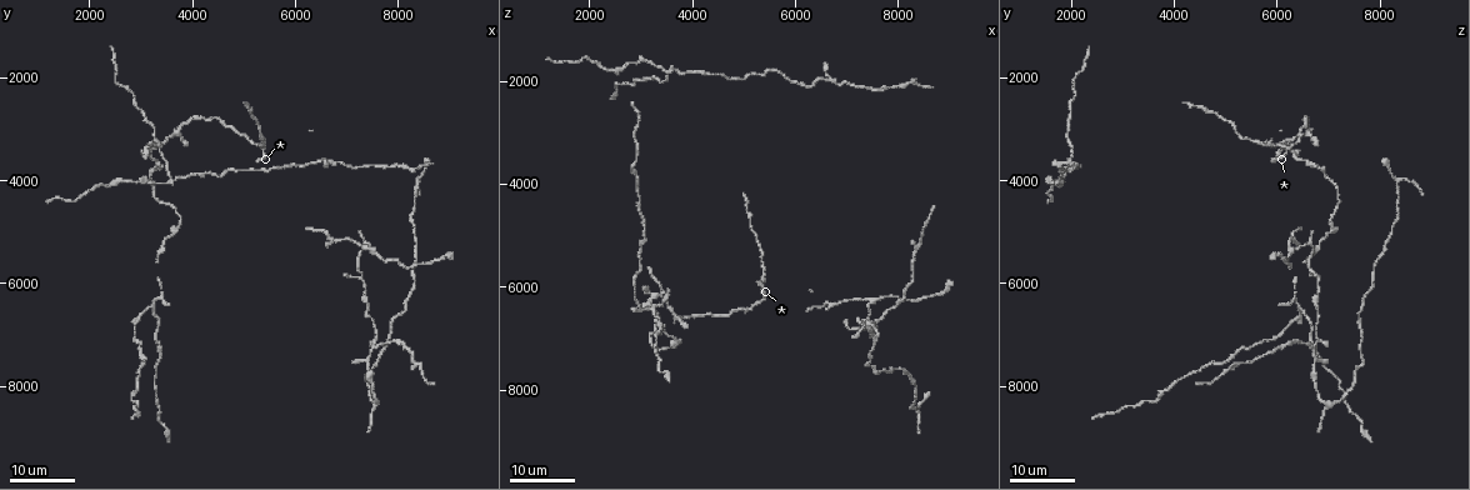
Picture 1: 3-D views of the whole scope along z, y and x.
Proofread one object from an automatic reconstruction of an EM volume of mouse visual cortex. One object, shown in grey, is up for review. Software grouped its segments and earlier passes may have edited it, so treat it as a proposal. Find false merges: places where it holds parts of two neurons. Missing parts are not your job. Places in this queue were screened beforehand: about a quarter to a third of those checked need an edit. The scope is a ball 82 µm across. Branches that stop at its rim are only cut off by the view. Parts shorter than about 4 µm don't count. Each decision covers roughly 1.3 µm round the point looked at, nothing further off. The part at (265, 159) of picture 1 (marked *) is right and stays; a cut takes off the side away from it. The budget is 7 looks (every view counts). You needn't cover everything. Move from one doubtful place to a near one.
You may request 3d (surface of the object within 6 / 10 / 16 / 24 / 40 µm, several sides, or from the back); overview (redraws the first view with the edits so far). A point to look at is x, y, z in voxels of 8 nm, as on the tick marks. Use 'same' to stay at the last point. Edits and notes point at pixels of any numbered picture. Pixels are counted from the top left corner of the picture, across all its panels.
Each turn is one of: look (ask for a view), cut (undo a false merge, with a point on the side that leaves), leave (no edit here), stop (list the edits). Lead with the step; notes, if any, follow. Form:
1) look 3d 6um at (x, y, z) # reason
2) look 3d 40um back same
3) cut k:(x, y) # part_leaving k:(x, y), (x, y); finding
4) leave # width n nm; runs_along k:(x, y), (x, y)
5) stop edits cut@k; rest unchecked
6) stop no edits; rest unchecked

look 3d 16um at (5000, 2550, 4200) # a narrow waist

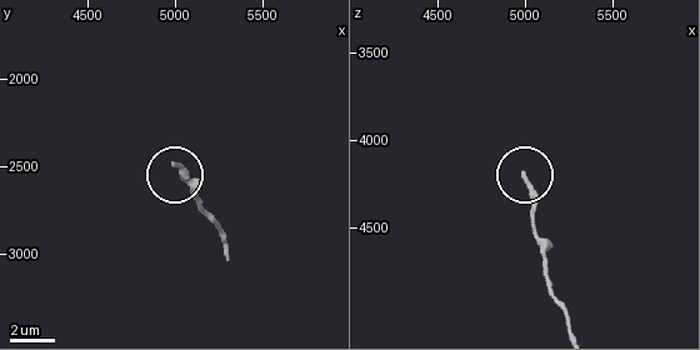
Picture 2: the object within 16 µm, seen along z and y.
look 3d 6um at (5000, 2480, 4200) # zoom in

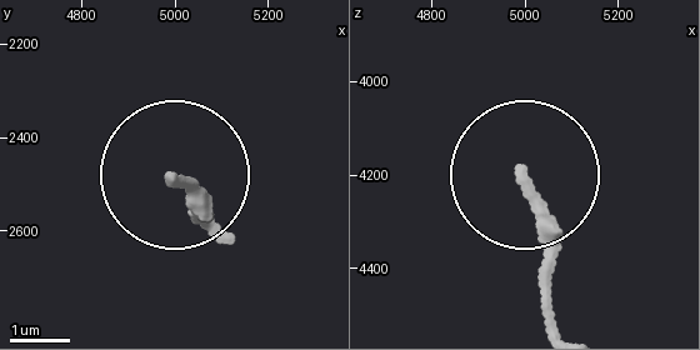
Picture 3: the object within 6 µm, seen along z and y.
leave # width 150 nm; runs_along 3:(555, 325), (550, 236), (520, 181); continuous, no second neuron

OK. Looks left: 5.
look 3d 24um at (7500, 5400, 6350) # three-way junction

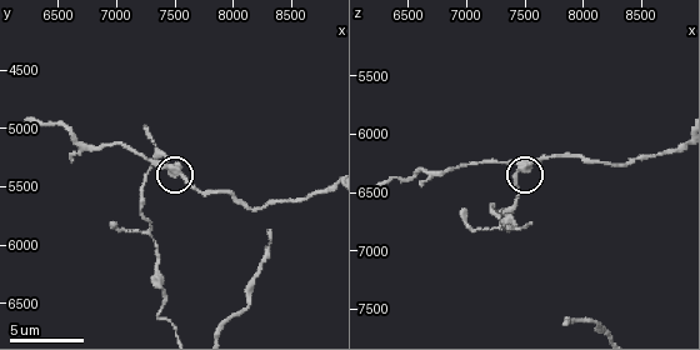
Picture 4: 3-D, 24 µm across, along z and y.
look 3d 10um at (7460, 5360, 6280)

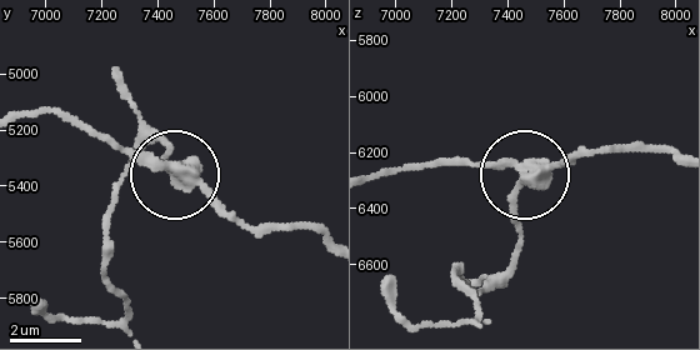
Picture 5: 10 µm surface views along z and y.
cut 5:(139, 153) # side_arm 16 um; arms 3; two neurons meet here

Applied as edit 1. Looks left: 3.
look 3d 24um at (7500, 7300, 6700) # three arms meet

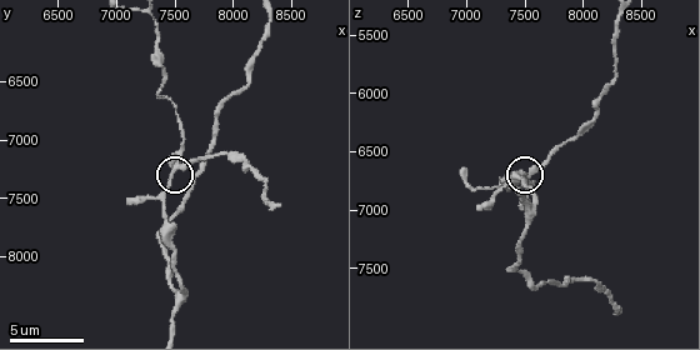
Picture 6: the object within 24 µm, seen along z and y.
look 3d 10um same # zoom in

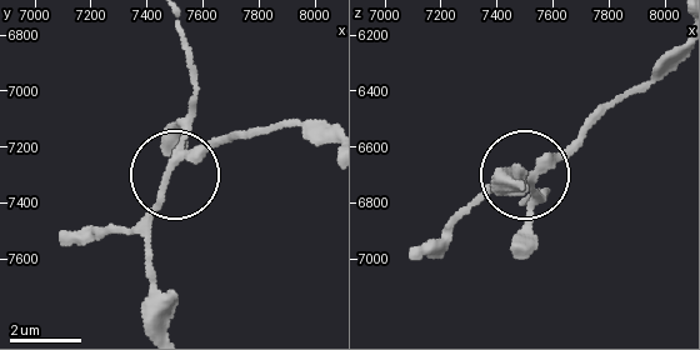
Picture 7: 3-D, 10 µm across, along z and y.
leave # runs_along 7:(183, 28), (198, 99), (176, 165), (258, 129); all the same neuron

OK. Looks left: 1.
stop edits cut@5; rest unchecked

